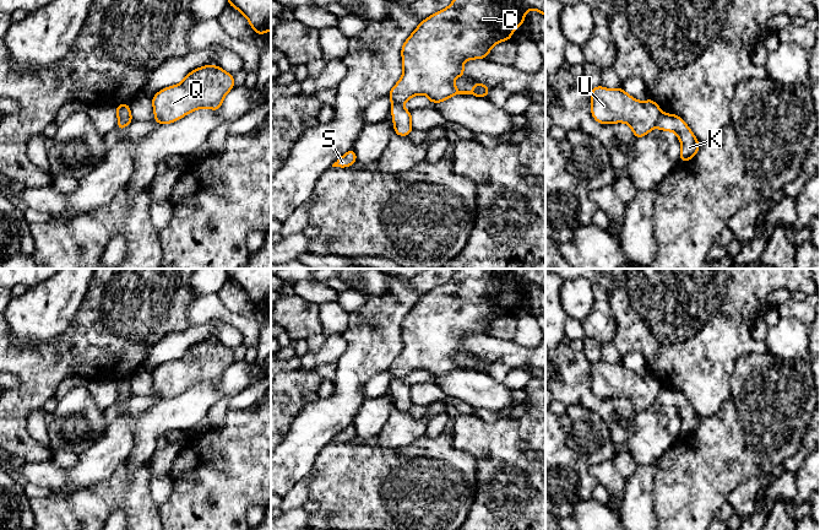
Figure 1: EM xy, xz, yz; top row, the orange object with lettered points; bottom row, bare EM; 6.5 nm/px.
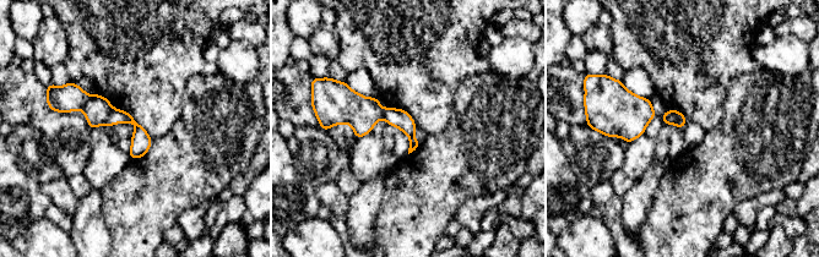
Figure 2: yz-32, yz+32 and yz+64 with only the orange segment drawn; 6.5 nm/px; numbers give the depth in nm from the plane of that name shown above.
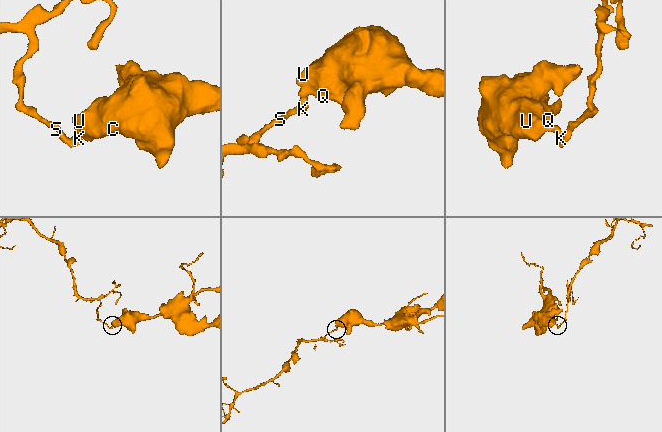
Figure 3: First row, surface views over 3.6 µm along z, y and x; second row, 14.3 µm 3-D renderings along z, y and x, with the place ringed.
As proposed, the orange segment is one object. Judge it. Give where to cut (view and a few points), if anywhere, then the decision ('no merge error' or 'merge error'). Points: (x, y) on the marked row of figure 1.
cut in yz along (662, 112), (655, 125); merge error

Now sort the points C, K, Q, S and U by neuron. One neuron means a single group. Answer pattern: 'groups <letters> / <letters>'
groups C Q U / K S

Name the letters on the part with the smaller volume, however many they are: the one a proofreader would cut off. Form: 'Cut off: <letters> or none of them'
Cut off: K, S

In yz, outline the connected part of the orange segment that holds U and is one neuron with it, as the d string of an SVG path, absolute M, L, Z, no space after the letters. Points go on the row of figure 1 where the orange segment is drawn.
M601 85L591 88L591 114L596 123L626 123L635 139L648 135L661 113L659 106L651 98L640 102L621 87L608 90Z

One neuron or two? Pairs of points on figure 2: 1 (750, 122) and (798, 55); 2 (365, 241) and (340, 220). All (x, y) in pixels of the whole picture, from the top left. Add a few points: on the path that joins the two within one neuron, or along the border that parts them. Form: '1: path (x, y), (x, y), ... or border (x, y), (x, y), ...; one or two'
1: border (763, 66), (786, 75), (799, 75), (806, 70); two
2: border (350, 198), (347, 228), (343, 233); two

